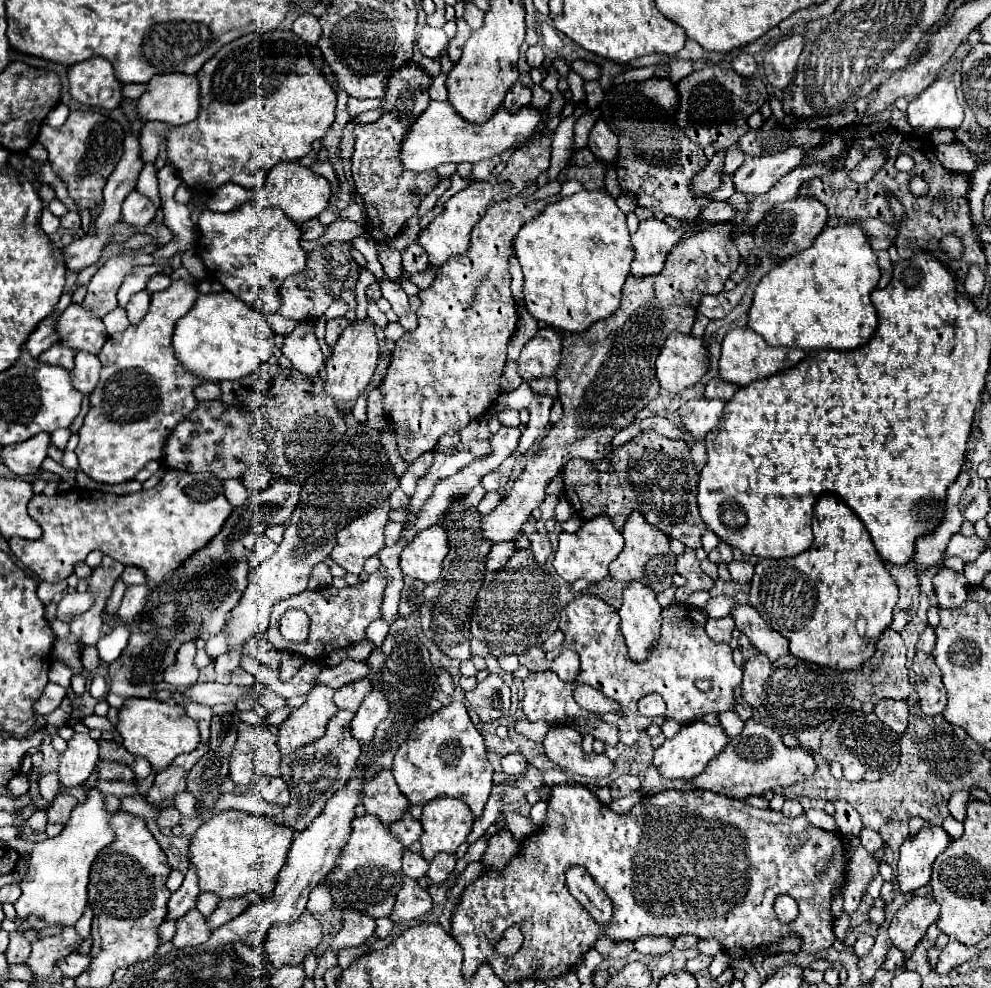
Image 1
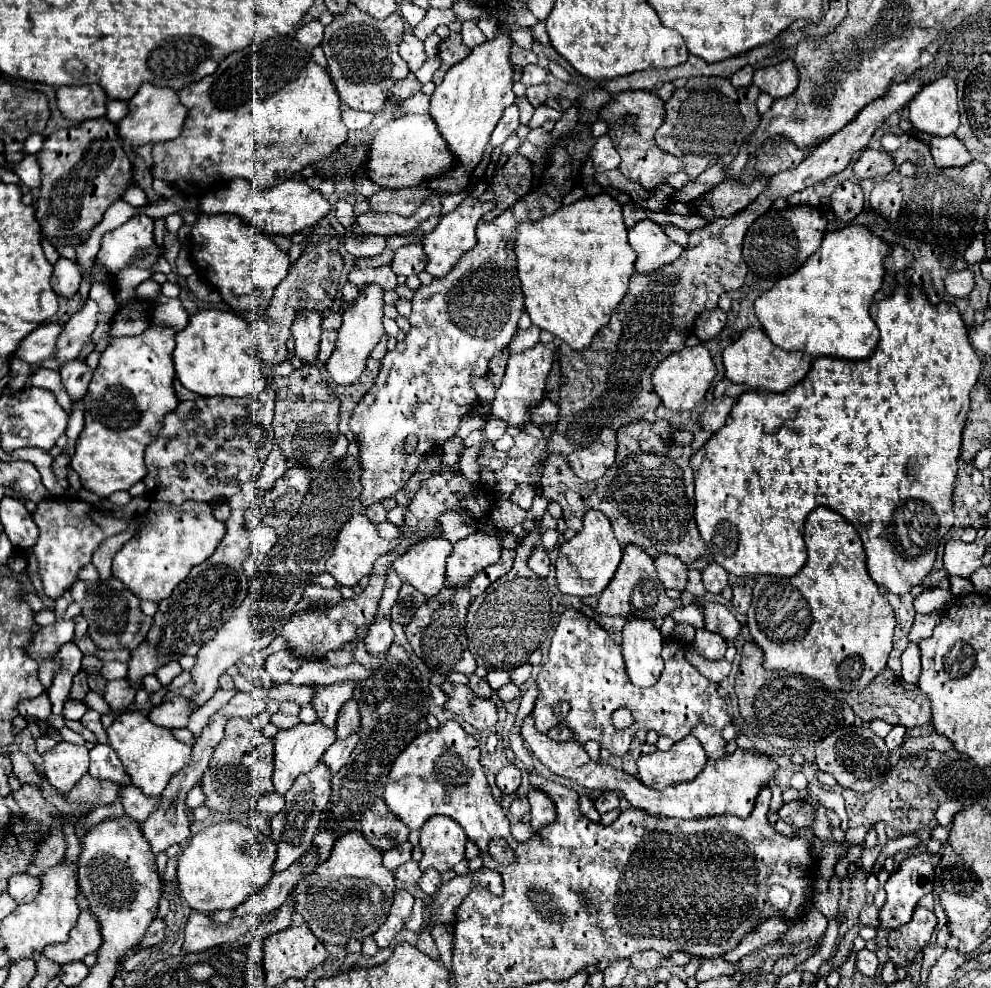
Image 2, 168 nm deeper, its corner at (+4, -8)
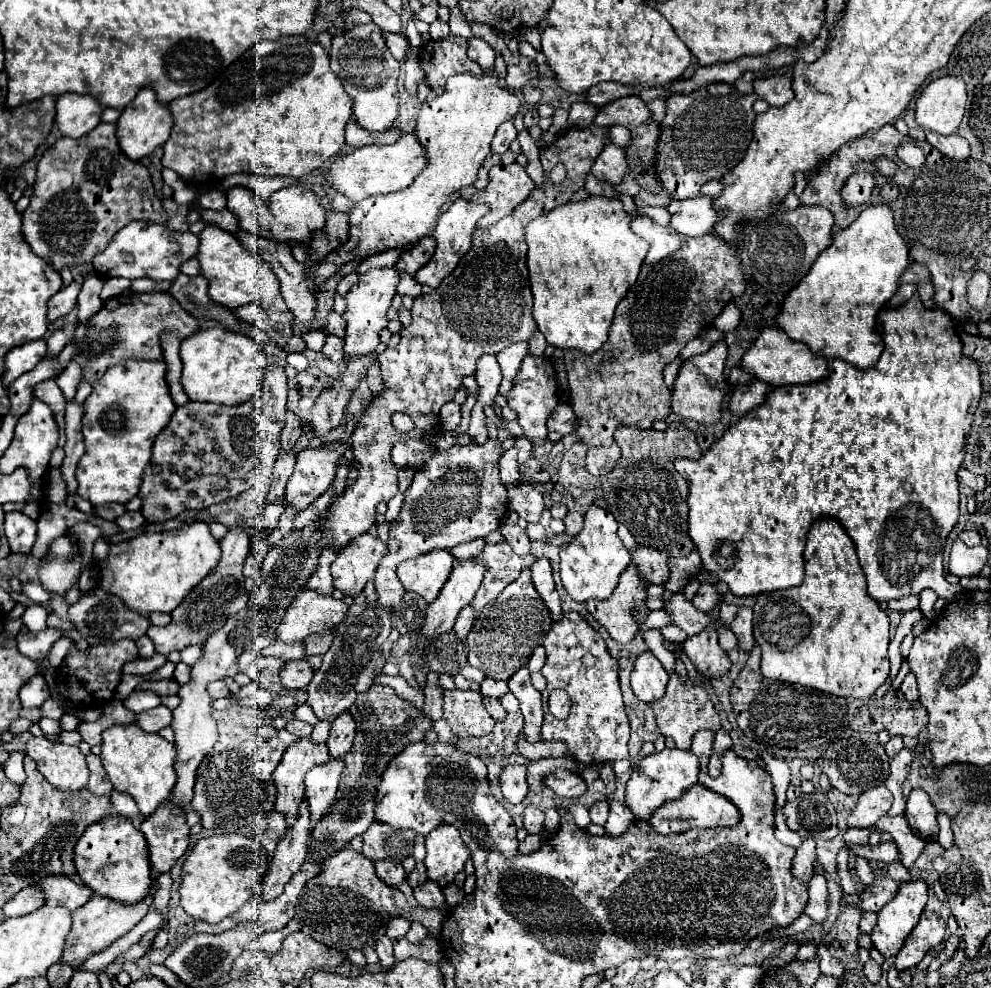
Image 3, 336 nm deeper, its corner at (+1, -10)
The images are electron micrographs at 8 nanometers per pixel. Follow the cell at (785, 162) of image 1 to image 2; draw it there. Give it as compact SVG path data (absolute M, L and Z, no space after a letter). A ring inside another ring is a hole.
M763 178L761 182L759 180L753 182L749 188L741 186L737 180L723 180L715 188L693 200L695 214L705 218L707 222L713 222L713 218L721 216L735 216L737 212L747 208L747 204L751 204L755 196L759 196L765 184L767 178Z

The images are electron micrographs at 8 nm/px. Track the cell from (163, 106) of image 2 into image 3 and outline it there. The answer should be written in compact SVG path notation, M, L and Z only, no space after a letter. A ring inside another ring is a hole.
M142 88L136 98L122 110L122 116L118 118L118 142L126 156L130 160L140 160L148 154L152 154L158 146L162 146L170 138L170 130L174 126L174 118L166 104L162 104L152 88Z

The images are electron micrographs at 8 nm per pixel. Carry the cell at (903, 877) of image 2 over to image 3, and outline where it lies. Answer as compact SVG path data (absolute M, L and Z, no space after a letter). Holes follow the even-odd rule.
M904 880L898 886L896 896L878 912L878 924L872 930L870 938L874 946L886 956L894 956L904 938L916 926L920 912L924 910L928 900L928 884L926 880Z

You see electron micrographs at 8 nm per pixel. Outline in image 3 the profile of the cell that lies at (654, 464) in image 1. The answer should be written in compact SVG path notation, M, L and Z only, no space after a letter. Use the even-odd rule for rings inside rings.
M670 422L664 432L646 428L638 430L632 426L618 426L614 440L622 448L622 456L616 468L606 476L592 476L584 468L586 446L576 442L570 450L564 452L558 482L552 488L552 498L568 506L566 514L566 532L576 536L584 526L584 514L594 500L606 500L612 514L620 524L626 524L632 536L642 546L650 546L666 552L668 556L686 556L696 550L690 542L688 530L688 482L682 474L674 470L674 460L682 454L700 454L696 444L696 434L682 422ZM628 482L628 488L626 484Z

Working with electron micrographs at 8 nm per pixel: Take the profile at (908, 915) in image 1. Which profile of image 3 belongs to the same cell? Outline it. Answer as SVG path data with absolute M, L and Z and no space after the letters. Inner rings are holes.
M924 910L920 922L908 934L904 946L896 954L896 970L906 970L916 966L926 956L926 952L942 944L944 932L946 932L944 920L936 912Z

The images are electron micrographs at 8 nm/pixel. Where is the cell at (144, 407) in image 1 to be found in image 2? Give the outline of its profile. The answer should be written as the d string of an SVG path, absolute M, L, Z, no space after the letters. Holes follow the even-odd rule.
M151 324L143 336L113 340L101 354L83 400L85 428L79 434L77 450L71 460L83 488L99 498L109 498L117 490L129 490L145 478L147 468L143 452L159 434L163 416L179 404L173 388L173 350L175 332Z

